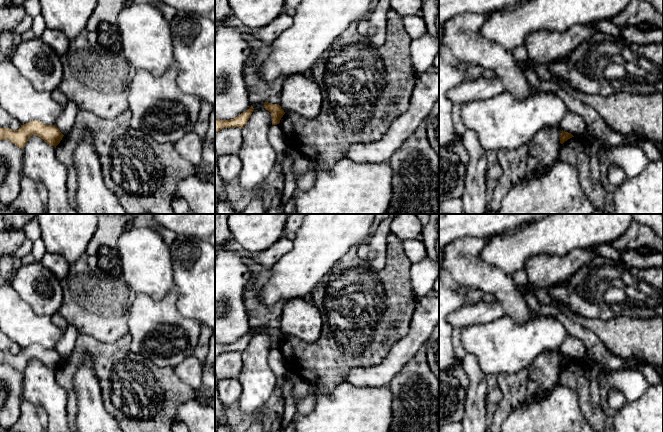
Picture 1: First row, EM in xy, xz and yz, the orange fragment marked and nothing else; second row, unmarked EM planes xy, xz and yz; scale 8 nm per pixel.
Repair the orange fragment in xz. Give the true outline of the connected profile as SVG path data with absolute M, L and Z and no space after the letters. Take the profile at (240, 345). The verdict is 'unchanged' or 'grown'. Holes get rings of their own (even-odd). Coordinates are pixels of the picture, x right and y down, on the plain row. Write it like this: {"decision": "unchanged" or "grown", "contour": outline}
{"decision": "unchanged", "contour": "M251 329L251 331L247 333L245 336L241 337L239 340L231 344L220 344L215 341L215 356L220 355L223 352L243 352L247 348L253 334L254 332Z"}

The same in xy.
{"decision": "unchanged", "contour": "M37 344L21 349L18 354L0 352L0 364L11 365L21 373L32 359L40 361L54 371L60 367L64 360L55 349L46 349Z"}

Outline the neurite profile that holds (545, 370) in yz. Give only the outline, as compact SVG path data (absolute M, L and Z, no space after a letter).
M547 351L540 354L529 367L531 391L528 397L542 392L550 392L560 381L560 351Z

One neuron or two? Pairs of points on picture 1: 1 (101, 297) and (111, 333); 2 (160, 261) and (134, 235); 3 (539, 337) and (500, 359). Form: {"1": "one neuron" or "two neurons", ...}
{"1": "one neuron", "2": "one neuron", "3": "one neuron"}

